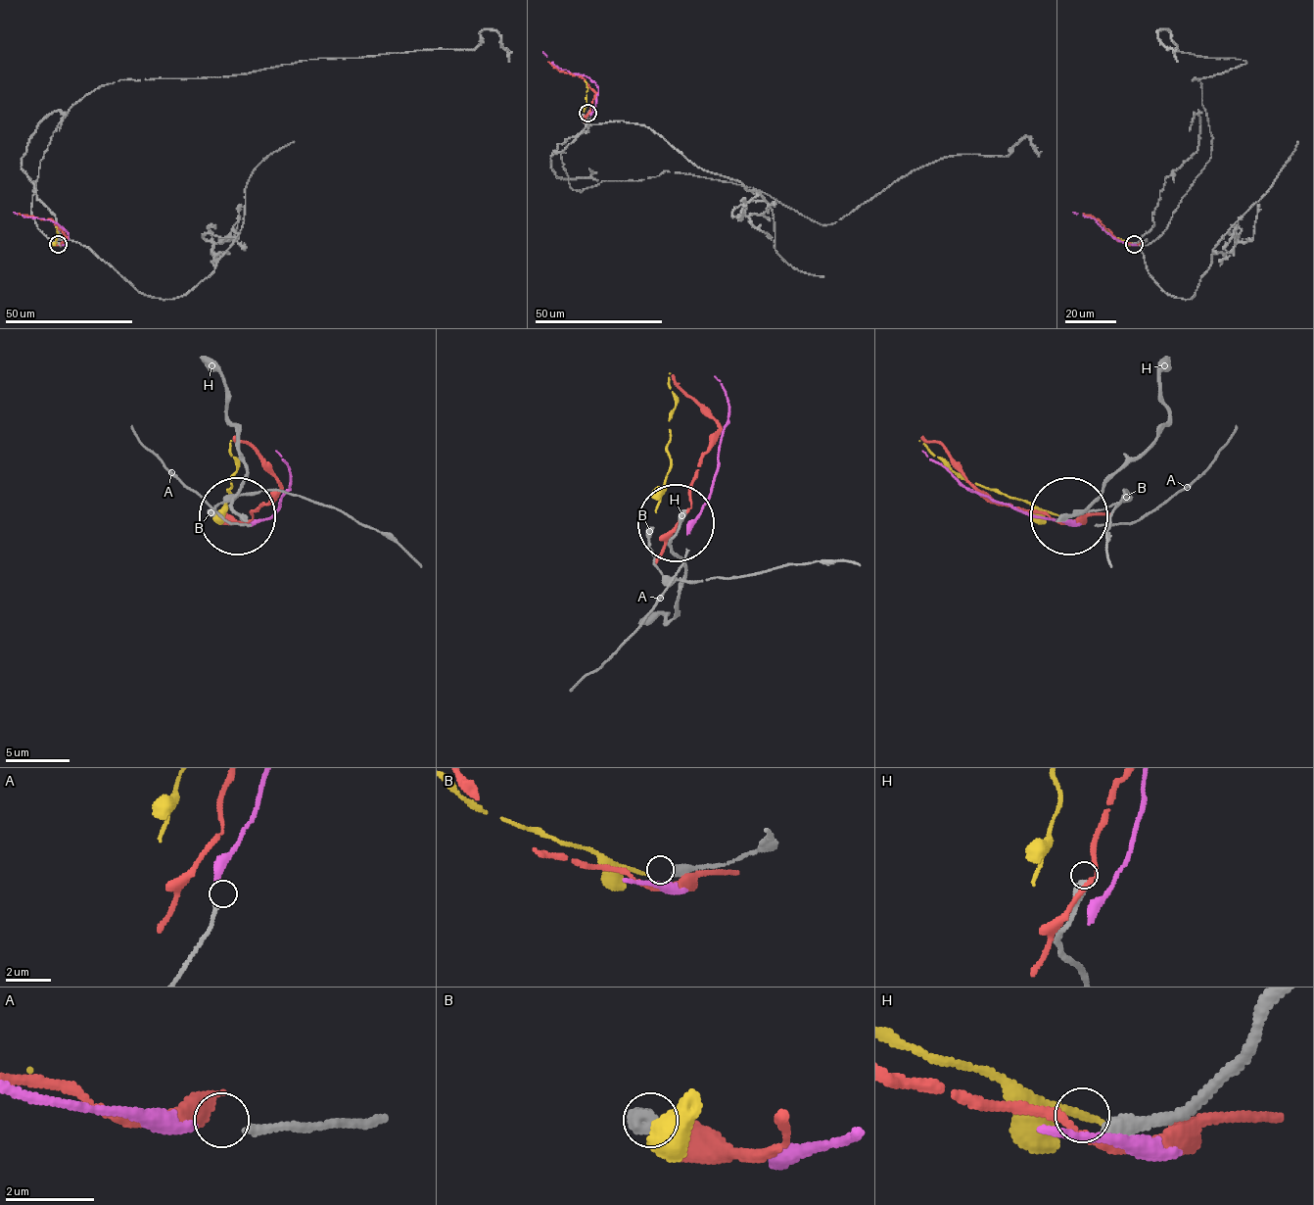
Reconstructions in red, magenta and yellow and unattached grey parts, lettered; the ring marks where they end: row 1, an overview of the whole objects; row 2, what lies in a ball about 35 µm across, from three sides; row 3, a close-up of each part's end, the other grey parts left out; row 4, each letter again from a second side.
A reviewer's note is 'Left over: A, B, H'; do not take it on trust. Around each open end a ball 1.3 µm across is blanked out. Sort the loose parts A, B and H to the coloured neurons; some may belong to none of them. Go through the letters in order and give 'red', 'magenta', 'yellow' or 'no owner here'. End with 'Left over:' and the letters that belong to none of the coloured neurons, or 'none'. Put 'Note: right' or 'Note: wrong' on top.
Note: right
A: no owner here
B: no owner here
H: no owner here
Left over: A, B, H

